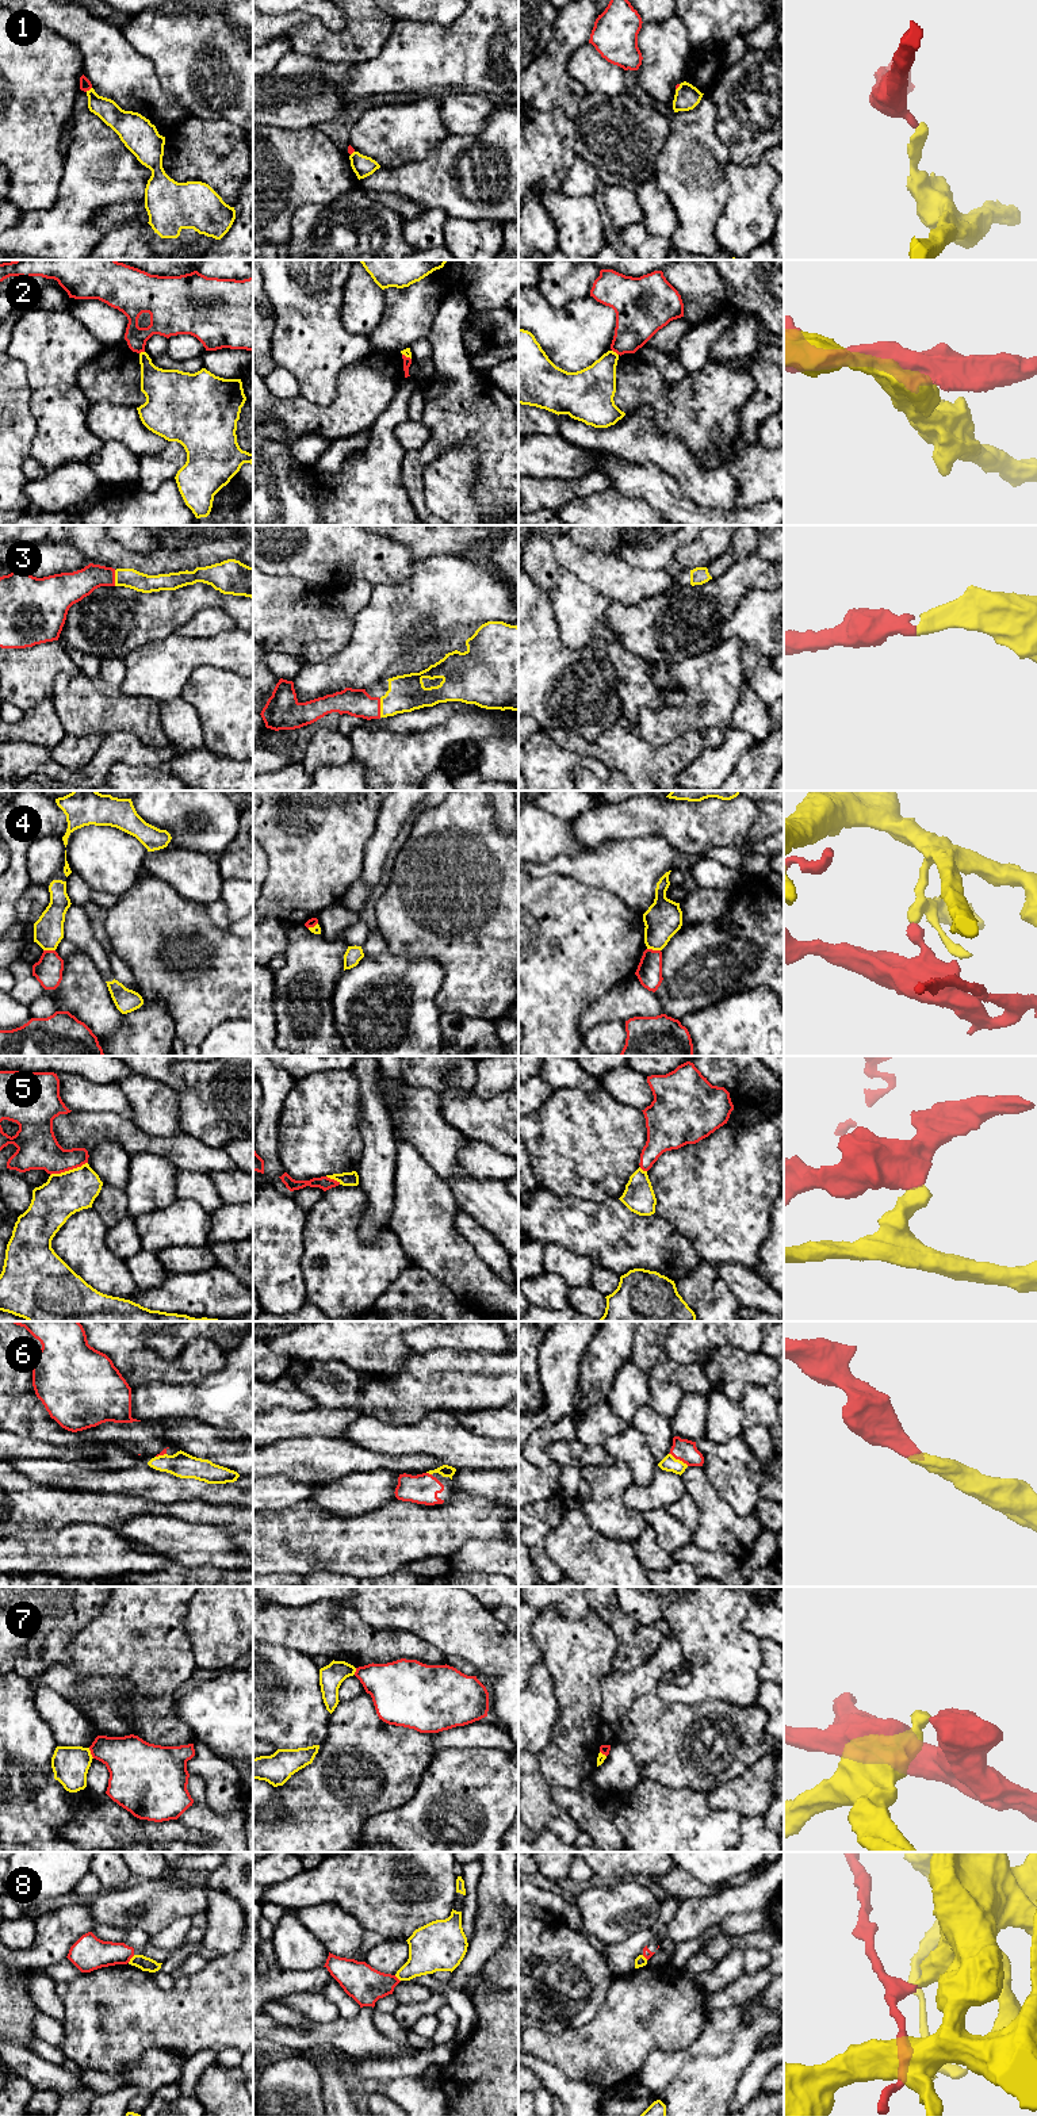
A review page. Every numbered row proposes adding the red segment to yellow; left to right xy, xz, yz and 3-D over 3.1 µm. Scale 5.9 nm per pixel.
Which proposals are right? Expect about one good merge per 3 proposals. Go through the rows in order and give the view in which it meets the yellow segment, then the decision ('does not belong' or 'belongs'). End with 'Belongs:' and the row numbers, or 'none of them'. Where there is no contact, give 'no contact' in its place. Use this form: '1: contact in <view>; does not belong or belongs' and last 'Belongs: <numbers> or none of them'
1: contact in xy; does not belong
2: contact in yz; does not belong
3: contact in xz; belongs
4: contact in yz; does not belong
5: contact in xy; does not belong
6: contact in yz; belongs
7: contact in xy; does not belong
8: contact in xy; does not belong
Belongs: 3, 6

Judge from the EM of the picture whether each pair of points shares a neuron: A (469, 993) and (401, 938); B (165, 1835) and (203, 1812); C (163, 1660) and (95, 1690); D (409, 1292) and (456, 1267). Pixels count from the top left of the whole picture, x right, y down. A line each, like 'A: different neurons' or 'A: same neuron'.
A: same neuron
B: different neurons
C: different neurons
D: different neurons

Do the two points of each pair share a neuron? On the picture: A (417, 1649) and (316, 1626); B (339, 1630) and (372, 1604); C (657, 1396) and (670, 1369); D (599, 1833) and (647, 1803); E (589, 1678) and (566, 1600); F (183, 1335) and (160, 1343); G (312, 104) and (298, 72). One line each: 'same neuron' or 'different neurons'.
A: same neuron
B: different neurons
C: different neurons
D: different neurons
E: different neurons
F: same neuron
G: same neuron

